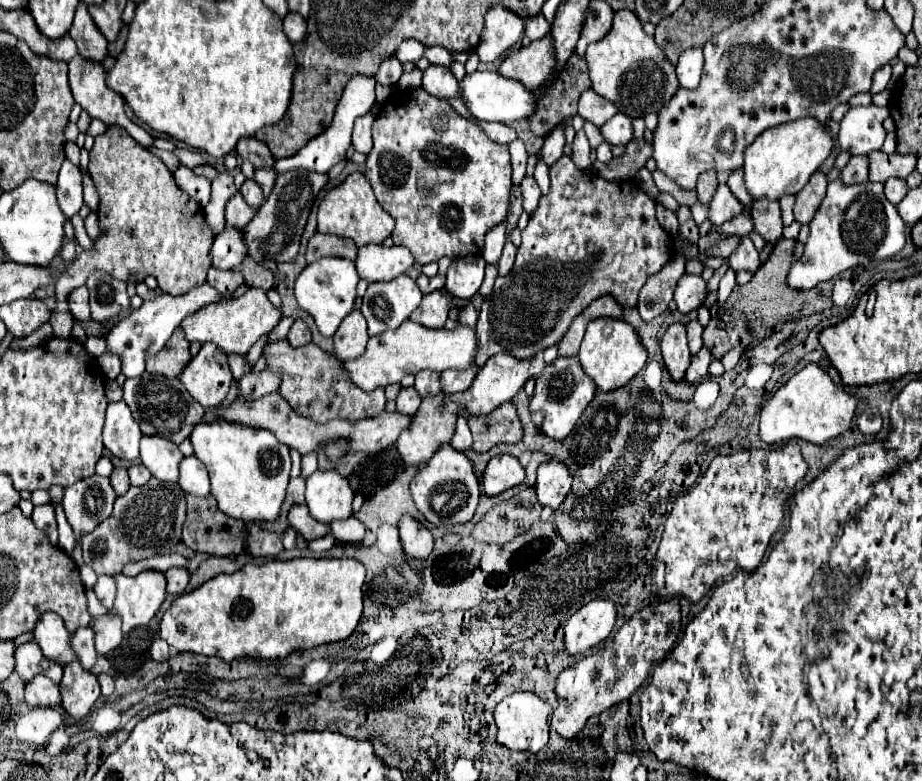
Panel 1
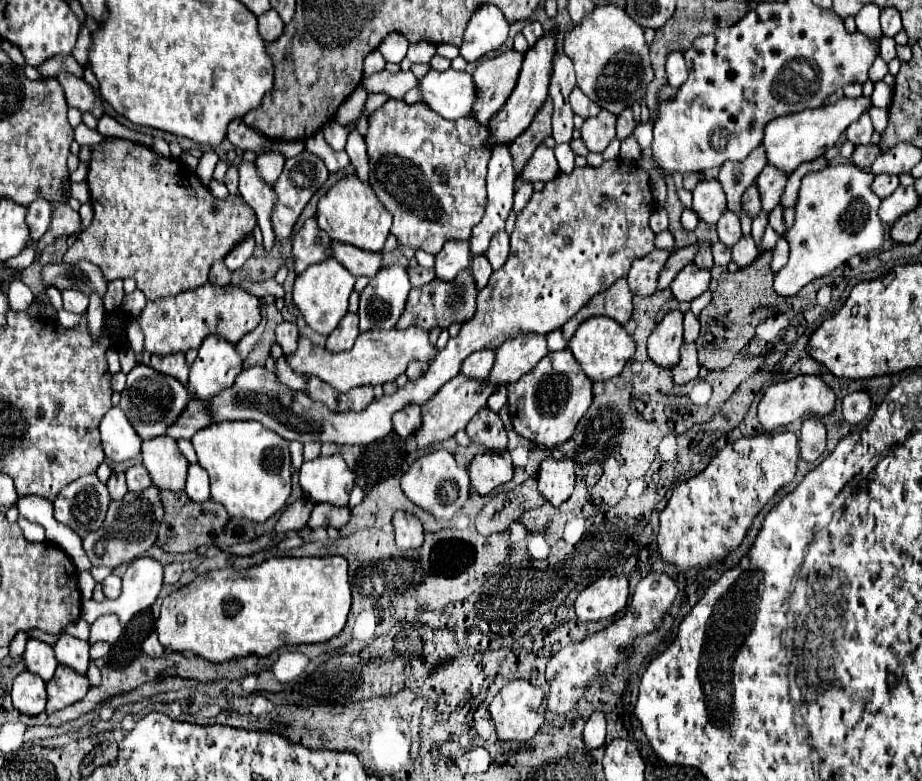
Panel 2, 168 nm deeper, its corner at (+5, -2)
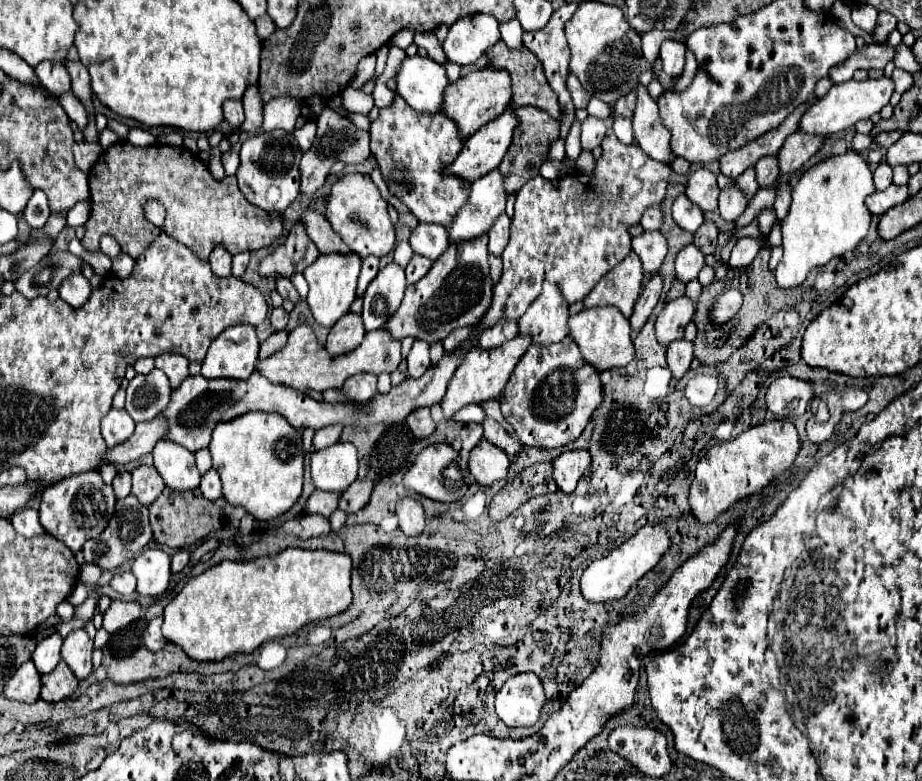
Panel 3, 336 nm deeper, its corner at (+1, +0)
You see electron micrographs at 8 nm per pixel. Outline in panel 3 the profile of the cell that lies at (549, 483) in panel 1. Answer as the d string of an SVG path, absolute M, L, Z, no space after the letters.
M572 450L572 452L564 452L560 454L552 466L554 466L554 480L556 486L562 494L572 494L578 480L582 478L584 470L590 464L590 454L586 450Z

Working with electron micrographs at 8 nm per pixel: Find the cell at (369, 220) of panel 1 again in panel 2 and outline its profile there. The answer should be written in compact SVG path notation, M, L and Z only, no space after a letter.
M350 174L340 178L318 202L318 214L316 214L318 226L338 242L352 244L356 248L368 250L368 252L380 252L392 224L392 214L382 206L382 202L376 198L370 184L364 184L358 176Z

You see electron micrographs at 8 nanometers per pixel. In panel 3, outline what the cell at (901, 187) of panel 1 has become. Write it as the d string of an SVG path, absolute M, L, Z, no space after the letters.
M880 164L874 170L874 184L876 184L876 190L886 190L892 184L892 168L888 164Z

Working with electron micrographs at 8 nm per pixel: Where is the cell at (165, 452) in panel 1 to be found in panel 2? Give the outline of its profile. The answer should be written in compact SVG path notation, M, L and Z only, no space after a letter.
M158 436L142 442L144 466L154 486L180 492L186 486L188 460L178 450L178 444L170 436Z

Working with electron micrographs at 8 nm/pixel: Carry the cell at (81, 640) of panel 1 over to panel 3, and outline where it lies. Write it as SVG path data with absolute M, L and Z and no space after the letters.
M114 600L110 608L104 612L102 628L108 634L114 634L122 628L126 628L132 620L142 616L142 608L136 602L124 602L124 600Z

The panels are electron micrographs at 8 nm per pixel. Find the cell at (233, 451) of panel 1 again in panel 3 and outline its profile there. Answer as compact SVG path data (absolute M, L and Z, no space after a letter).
M248 412L228 422L220 422L208 444L212 466L222 480L222 496L246 508L256 520L274 520L298 500L302 492L304 450L302 436L286 418L268 412Z

